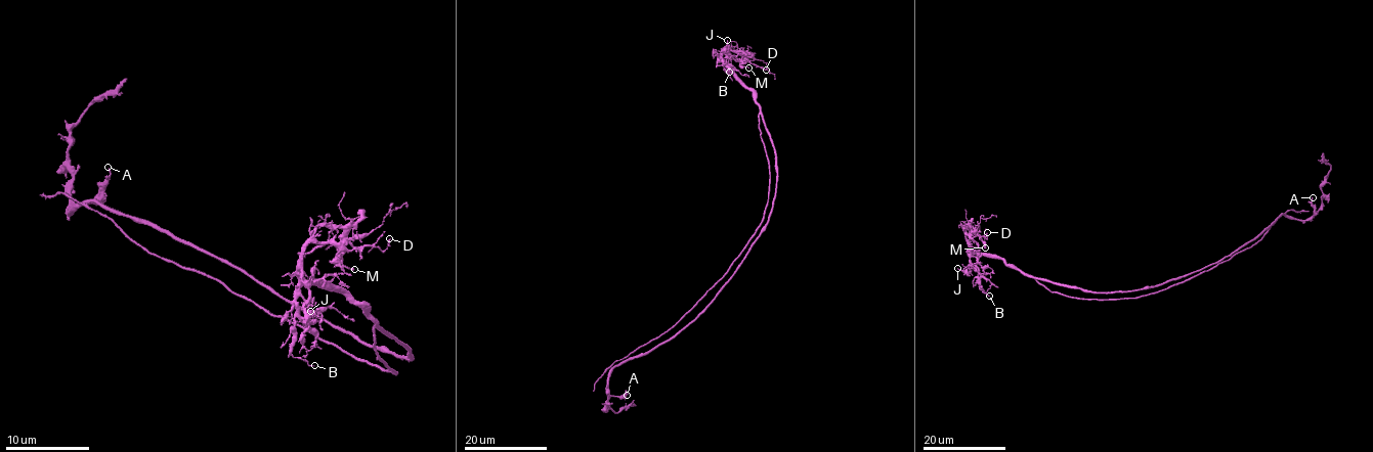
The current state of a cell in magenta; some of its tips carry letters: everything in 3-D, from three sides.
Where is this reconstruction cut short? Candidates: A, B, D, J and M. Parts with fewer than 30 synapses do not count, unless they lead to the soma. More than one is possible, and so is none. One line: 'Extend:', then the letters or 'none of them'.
Extend: none of them

